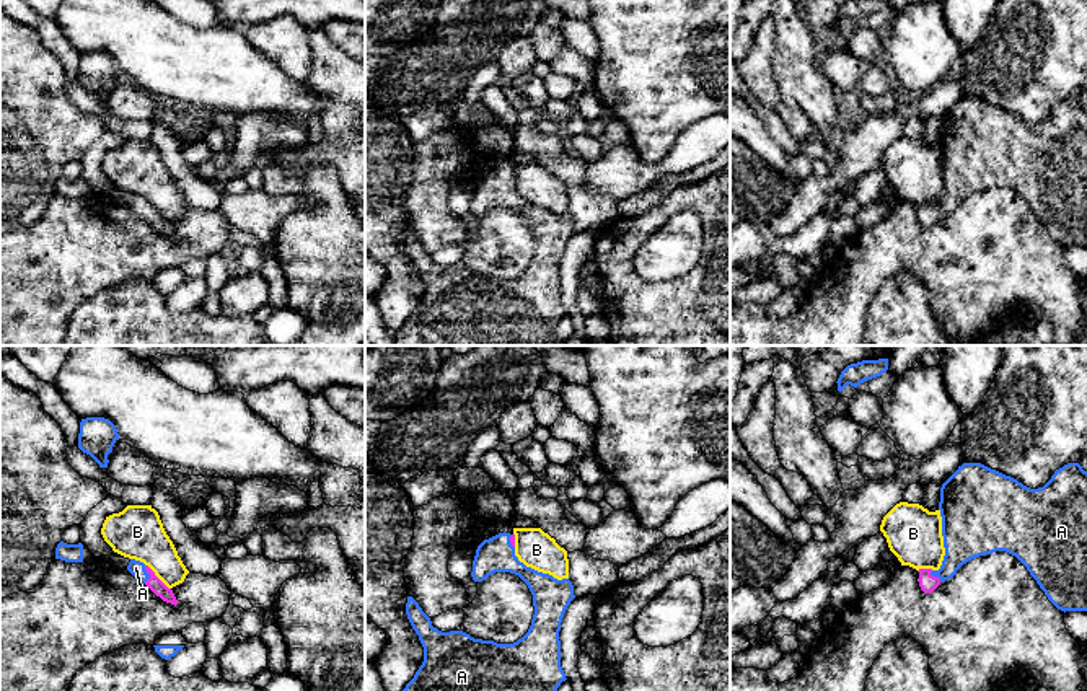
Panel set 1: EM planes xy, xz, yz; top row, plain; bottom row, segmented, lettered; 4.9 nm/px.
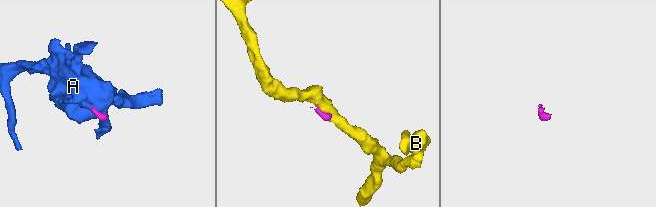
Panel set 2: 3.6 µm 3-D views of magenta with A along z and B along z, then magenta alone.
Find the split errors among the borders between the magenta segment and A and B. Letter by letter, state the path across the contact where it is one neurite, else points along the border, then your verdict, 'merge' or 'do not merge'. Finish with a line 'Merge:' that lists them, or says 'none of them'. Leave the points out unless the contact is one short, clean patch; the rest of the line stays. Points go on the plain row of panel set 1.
A: runs through xy (154, 217), (147, 207), (136, 202); merge
B: border along xy (147, 199), (170, 224); do not merge
Merge: A

